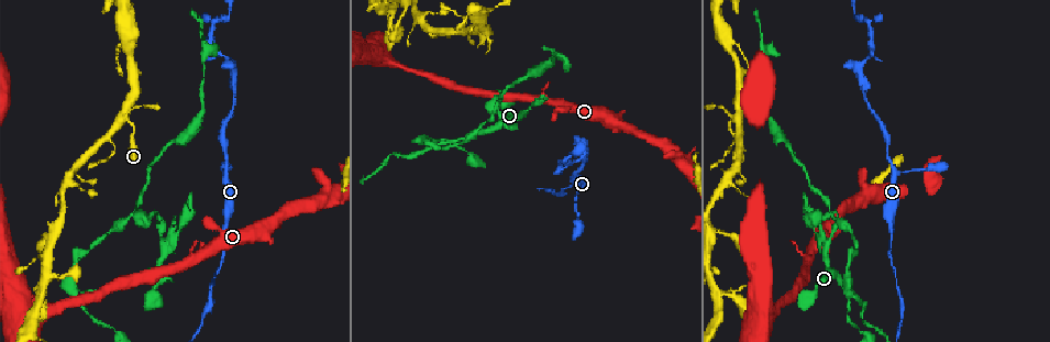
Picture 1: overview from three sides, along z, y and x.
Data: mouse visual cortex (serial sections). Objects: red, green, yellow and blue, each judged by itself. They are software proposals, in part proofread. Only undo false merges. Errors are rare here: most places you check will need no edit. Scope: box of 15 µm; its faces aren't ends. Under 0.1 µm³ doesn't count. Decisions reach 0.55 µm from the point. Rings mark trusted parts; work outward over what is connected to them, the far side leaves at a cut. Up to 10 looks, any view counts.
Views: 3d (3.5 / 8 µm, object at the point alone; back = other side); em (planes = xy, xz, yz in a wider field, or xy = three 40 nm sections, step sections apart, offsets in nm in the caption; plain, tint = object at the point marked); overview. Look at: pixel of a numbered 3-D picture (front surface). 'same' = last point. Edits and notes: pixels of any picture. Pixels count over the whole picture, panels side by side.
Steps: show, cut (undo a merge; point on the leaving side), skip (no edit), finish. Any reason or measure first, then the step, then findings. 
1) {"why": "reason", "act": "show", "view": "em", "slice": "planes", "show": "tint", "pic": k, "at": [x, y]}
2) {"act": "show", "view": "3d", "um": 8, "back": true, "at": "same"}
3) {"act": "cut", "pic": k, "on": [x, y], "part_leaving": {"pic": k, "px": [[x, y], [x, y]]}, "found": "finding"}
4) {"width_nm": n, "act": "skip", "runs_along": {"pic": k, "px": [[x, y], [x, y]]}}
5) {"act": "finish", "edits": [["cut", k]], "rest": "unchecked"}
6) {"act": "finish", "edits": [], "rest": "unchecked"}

{"why": "narrows sharply", "act": "show", "view": "3d", "um": 8, "pic": 1, "at": [725, 291]}

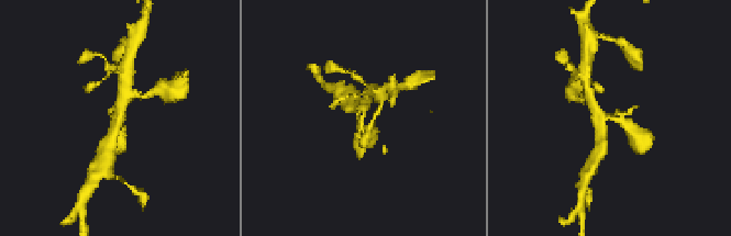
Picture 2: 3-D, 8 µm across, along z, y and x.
{"why": "shape alone is not enough", "act": "show", "view": "em", "slice": "xy", "step": 5, "show": "tint", "pic": 2, "at": [117, 114]}

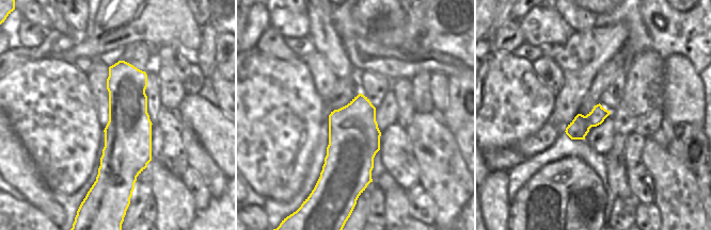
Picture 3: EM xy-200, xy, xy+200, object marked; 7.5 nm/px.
{"act": "skip", "runs_along": {"pic": 2, "px": [[590, 99], [598, 115], [610, 114], [634, 133]]}, "found": "continuous, no second cell"}

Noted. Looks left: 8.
{"act": "show", "view": "3d", "um": 3.5, "pic": 1, "at": [389, 59]}

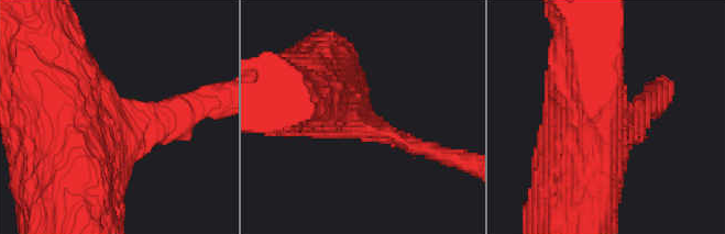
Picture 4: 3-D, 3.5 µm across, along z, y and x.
{"act": "show", "view": "em", "slice": "xy", "step": 5, "show": "tint", "pic": 4, "at": [108, 132]}

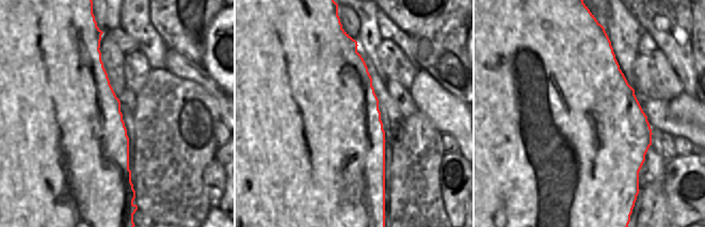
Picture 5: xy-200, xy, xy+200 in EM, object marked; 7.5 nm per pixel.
{"act": "skip", "found": "continuous, no second cell"}

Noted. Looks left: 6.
{"why": "looks like a crossing", "act": "show", "view": "3d", "um": 8, "pic": 1, "at": [850, 295]}

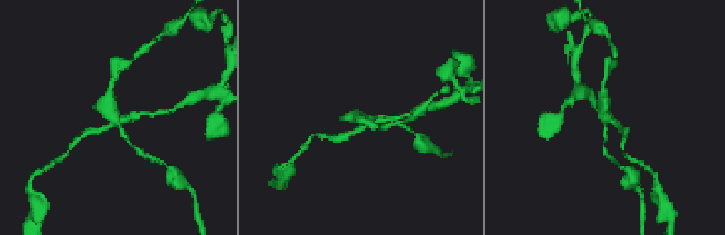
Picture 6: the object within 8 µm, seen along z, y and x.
{"arms": 4, "arm_widths_nm": [150, 200, 200, 350], "why": "shape alone is not enough", "act": "show", "view": "em", "slice": "xy", "step": 1, "show": "tint", "pic": 6, "at": [112, 118]}

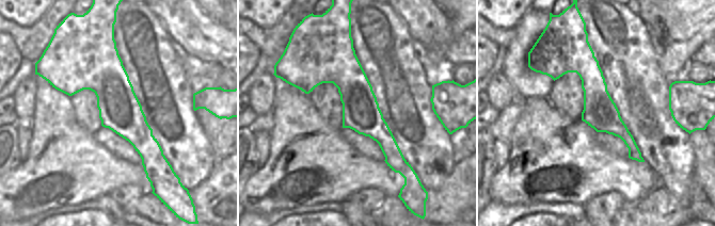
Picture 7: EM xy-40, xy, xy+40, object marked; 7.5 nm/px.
{"act": "cut", "pic": 6, "on": [103, 110], "part_leaving": {"pic": 6, "px": [[114, 120], [108, 107], [114, 78]]}, "found": "a second cell is stuck on"}

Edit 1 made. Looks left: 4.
{"why": "narrows sharply", "act": "show", "view": "3d", "um": 3.5, "pic": 1, "at": [575, 203]}

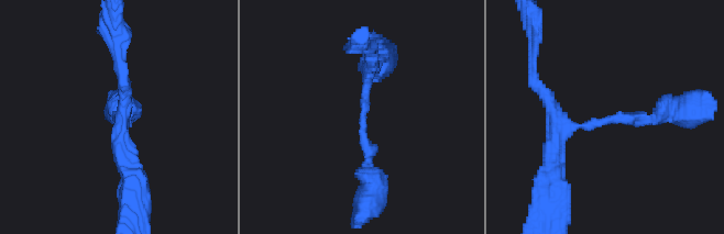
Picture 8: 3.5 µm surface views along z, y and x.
{"arm_widths_nm": [200, 250], "why": "need the tissue", "act": "show", "view": "em", "slice": "xy", "step": 2, "show": "tint", "pic": 8, "at": [363, 118]}

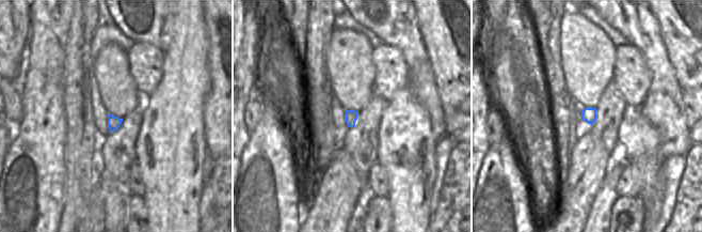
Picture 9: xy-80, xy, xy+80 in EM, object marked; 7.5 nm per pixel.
{"why": "another direction", "act": "show", "view": "em", "slice": "planes", "show": "tint", "at": "same"}

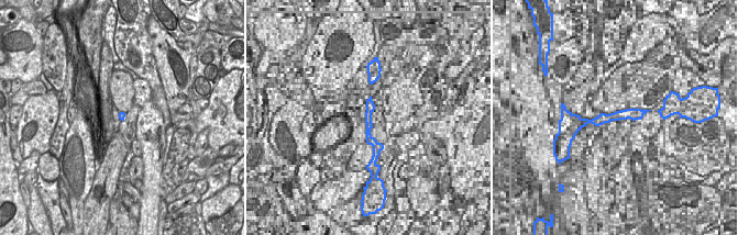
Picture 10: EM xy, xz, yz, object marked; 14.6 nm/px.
{"act": "skip", "runs_along": {"pic": 8, "px": [[552, 149], [561, 126], [679, 109]]}, "found": "one cell here"}

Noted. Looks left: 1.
{"act": "finish", "edits": [["cut", 6]], "rest": "unchecked"}

